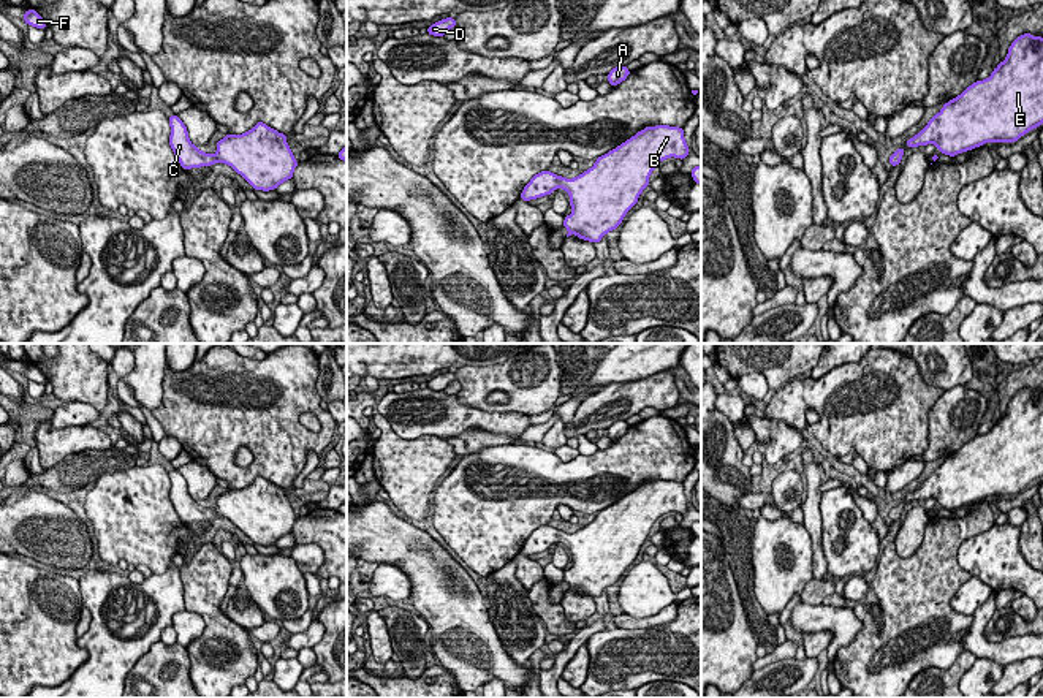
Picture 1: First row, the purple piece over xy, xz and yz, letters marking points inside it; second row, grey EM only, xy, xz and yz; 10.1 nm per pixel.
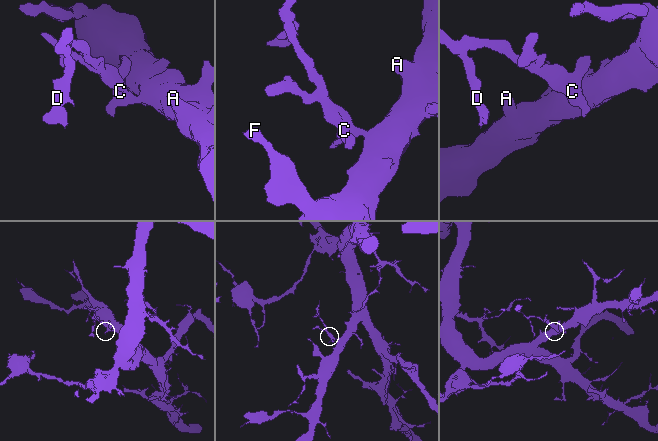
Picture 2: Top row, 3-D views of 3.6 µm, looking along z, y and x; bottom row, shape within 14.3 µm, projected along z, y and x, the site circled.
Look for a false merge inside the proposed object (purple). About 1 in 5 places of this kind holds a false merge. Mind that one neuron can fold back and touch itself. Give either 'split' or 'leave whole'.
leave whole

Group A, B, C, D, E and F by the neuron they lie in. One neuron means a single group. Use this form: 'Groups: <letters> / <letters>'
Groups: A B C D E F

